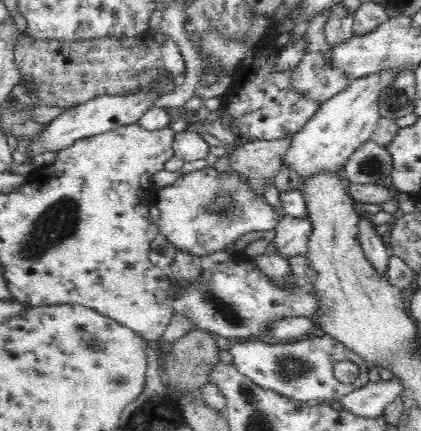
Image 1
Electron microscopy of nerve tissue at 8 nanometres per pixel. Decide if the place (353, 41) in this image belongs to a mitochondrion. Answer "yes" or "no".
no

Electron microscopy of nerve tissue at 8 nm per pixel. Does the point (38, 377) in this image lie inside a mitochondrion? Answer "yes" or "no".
no

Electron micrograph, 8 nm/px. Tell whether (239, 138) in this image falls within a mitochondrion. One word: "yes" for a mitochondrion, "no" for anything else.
no

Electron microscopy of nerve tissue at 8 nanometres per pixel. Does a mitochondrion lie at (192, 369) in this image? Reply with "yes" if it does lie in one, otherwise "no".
no

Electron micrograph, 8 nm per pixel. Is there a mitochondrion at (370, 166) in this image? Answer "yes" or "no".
yes

